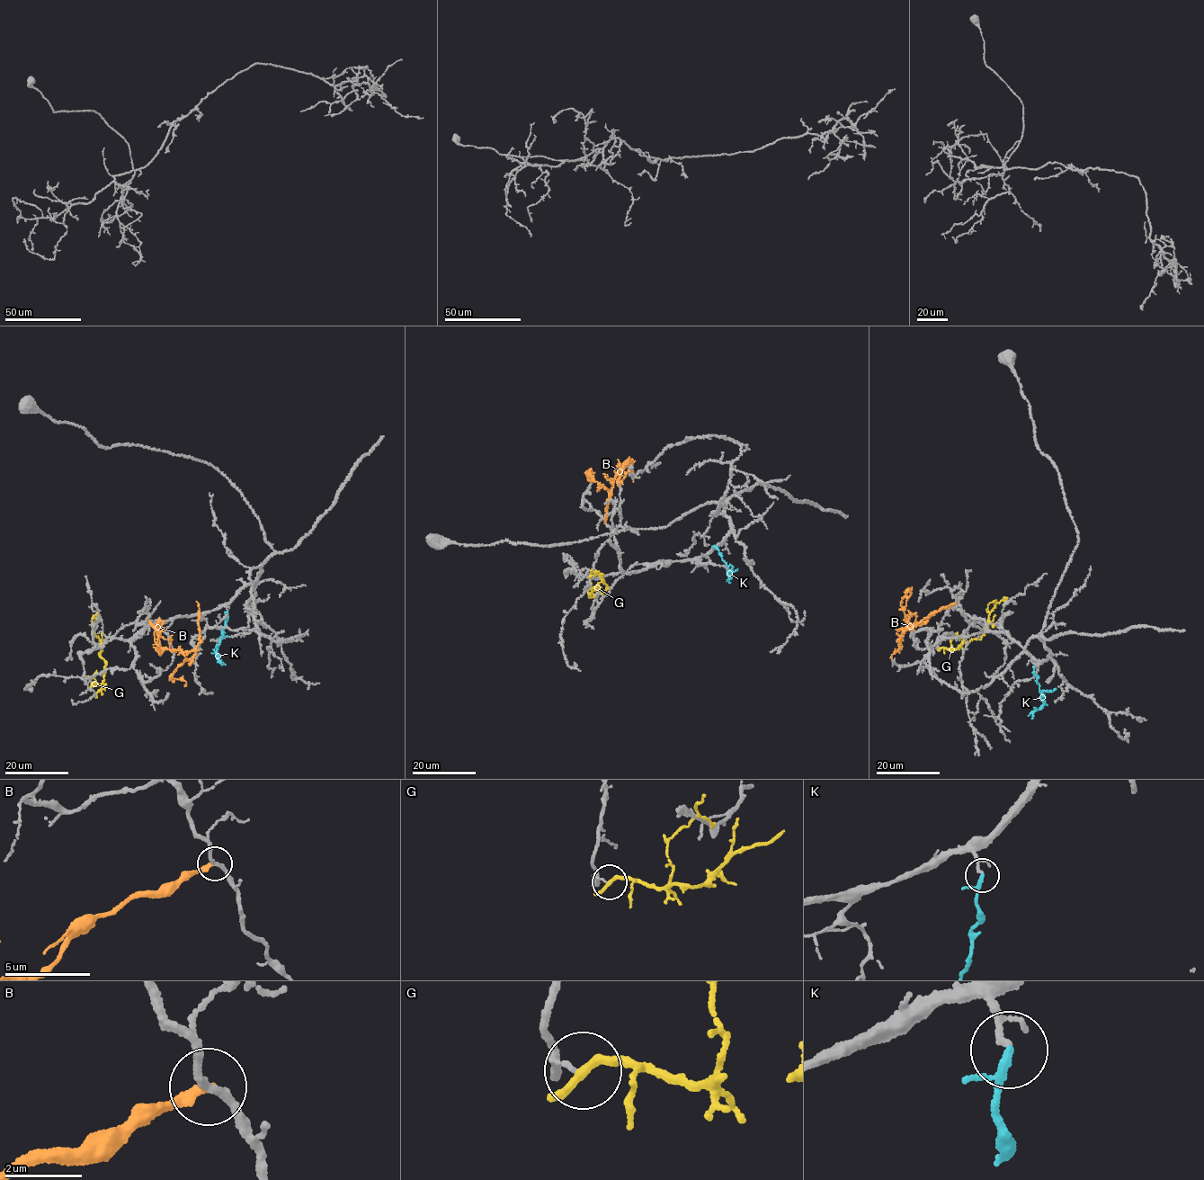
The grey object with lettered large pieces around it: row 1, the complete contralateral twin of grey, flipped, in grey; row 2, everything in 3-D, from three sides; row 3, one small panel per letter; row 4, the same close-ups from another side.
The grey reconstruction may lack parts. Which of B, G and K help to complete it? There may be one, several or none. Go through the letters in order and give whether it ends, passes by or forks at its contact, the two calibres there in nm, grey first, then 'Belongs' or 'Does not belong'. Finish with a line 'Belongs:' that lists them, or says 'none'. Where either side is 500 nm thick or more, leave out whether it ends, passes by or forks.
B: It ends there. Thickness 200 nm (grey) against 260 nm. Does not belong
G: It ends there. Thickness 80 nm (grey) against 320 nm. Does not belong
K: It passes by. Thickness 110 nm (grey) against 150 nm. Belongs
Belongs: K

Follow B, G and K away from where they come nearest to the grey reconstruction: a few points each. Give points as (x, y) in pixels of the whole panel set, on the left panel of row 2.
B: (147, 618), (157, 631), (162, 649), (189, 651), (196, 648), (200, 635), (197, 625), (199, 603), (196, 602)
G: (95, 694), (104, 683), (105, 666), (100, 655), (101, 641), (91, 626), (98, 612)
K: (227, 610), (217, 654), (218, 659), (226, 665)

